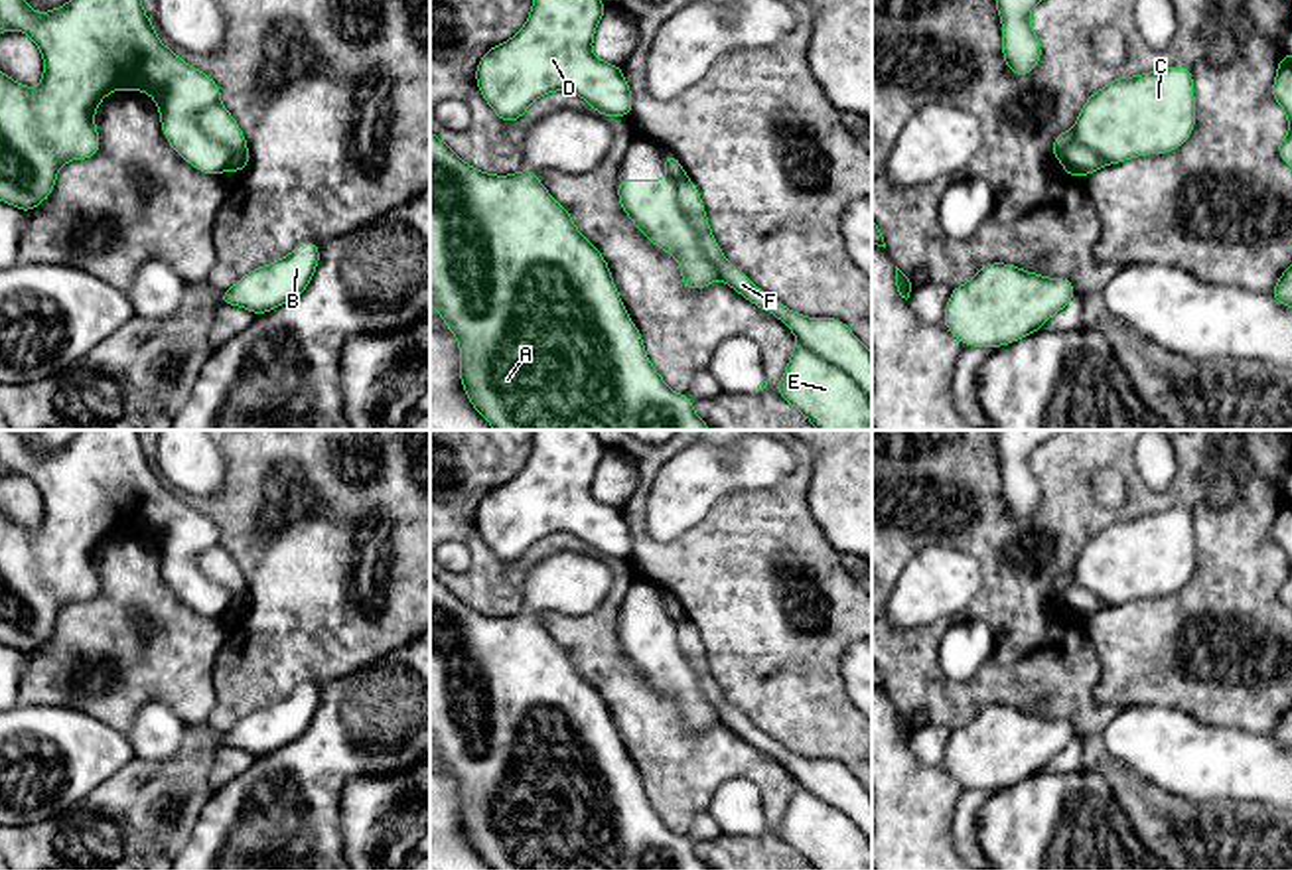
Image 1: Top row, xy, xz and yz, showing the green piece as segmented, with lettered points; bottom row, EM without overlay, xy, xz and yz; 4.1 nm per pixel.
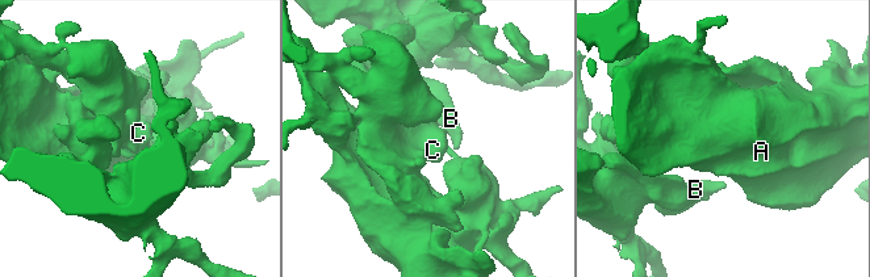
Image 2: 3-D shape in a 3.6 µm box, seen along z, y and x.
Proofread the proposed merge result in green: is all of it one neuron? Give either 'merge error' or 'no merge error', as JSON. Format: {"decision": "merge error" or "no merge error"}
{"decision": "merge error"}

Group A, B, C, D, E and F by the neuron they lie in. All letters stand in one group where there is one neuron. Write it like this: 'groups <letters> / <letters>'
groups A B C D E / F

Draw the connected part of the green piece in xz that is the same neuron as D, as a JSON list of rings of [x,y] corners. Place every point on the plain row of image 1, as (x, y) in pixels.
[[[533,430],[533,450],[525,468],[507,483],[491,487],[475,509],[481,539],[499,562],[515,564],[542,537],[568,533],[608,558],[631,558],[633,539],[619,507],[592,495],[598,464],[608,448],[592,430]]]

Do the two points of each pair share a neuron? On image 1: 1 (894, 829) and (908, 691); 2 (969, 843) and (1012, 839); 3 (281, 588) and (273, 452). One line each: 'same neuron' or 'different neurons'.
1: different neurons
2: different neurons
3: same neuron

